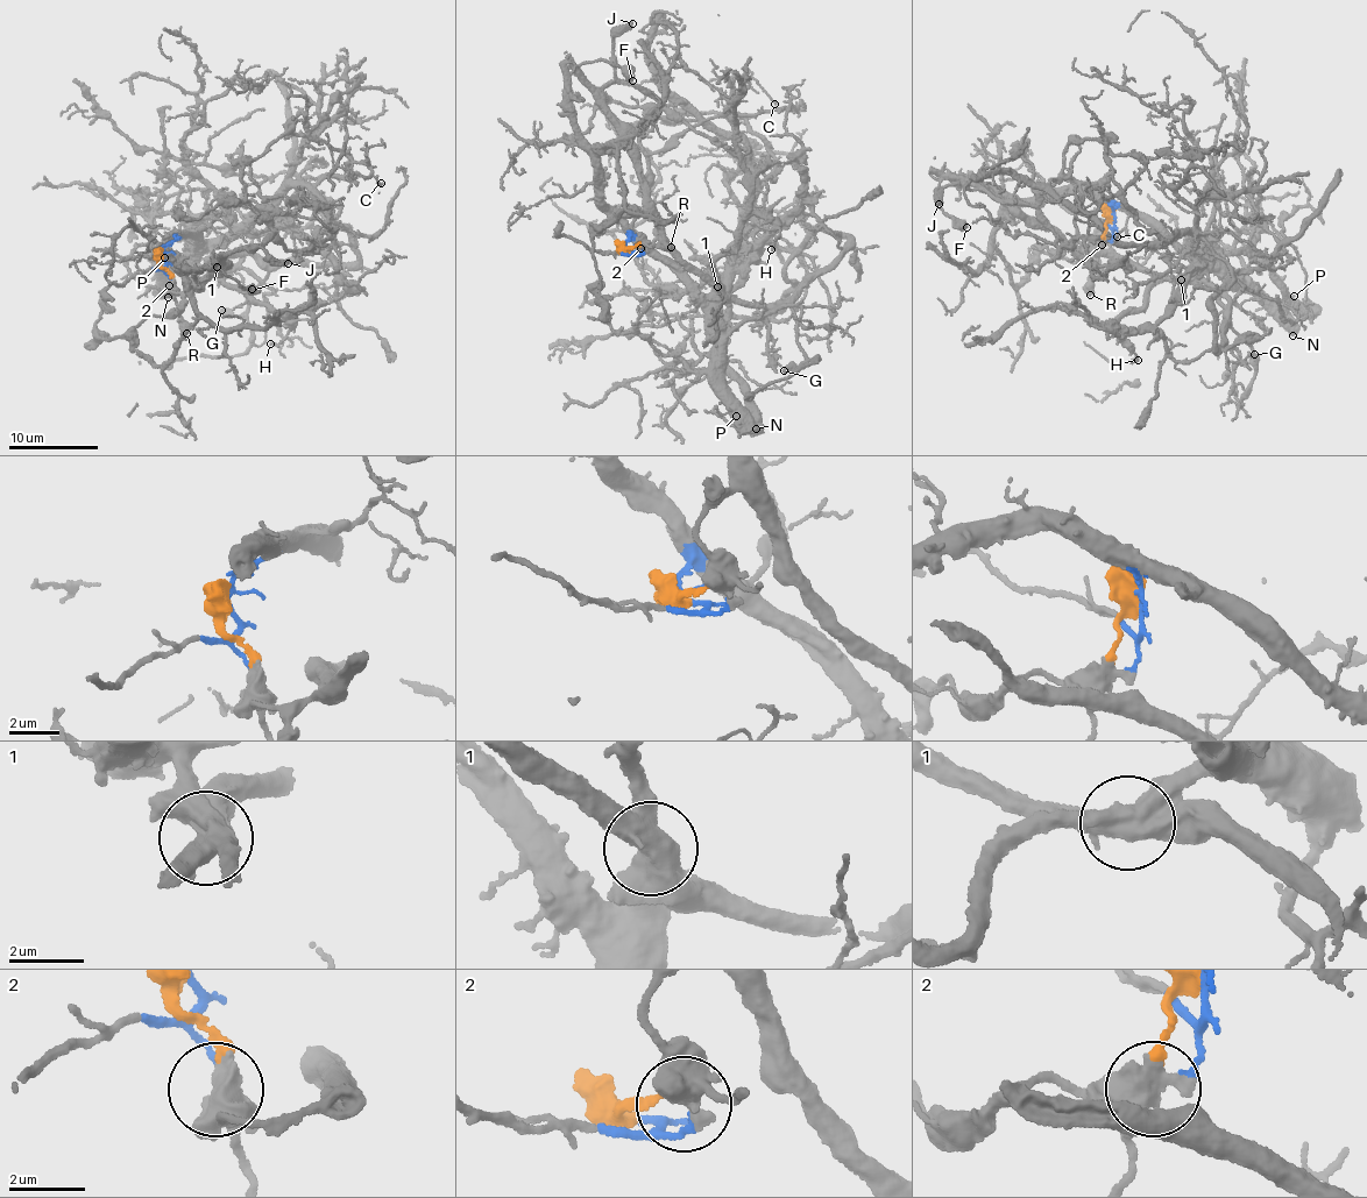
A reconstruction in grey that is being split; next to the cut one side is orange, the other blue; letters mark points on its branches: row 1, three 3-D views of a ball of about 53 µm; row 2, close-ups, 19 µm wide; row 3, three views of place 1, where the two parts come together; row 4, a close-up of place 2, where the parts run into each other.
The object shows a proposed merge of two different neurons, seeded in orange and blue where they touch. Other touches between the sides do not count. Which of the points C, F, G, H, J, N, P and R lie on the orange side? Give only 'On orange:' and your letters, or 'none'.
On orange: F, G, J, R

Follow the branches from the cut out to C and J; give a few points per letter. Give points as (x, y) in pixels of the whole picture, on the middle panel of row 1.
C: (627, 250), (630, 236), (707, 300), (717, 297), (774, 168), (735, 98), (753, 77), (774, 103)
J: (627, 250), (638, 242), (634, 231), (644, 195), (627, 128), (602, 92), (614, 78), (613, 37), (632, 23)

